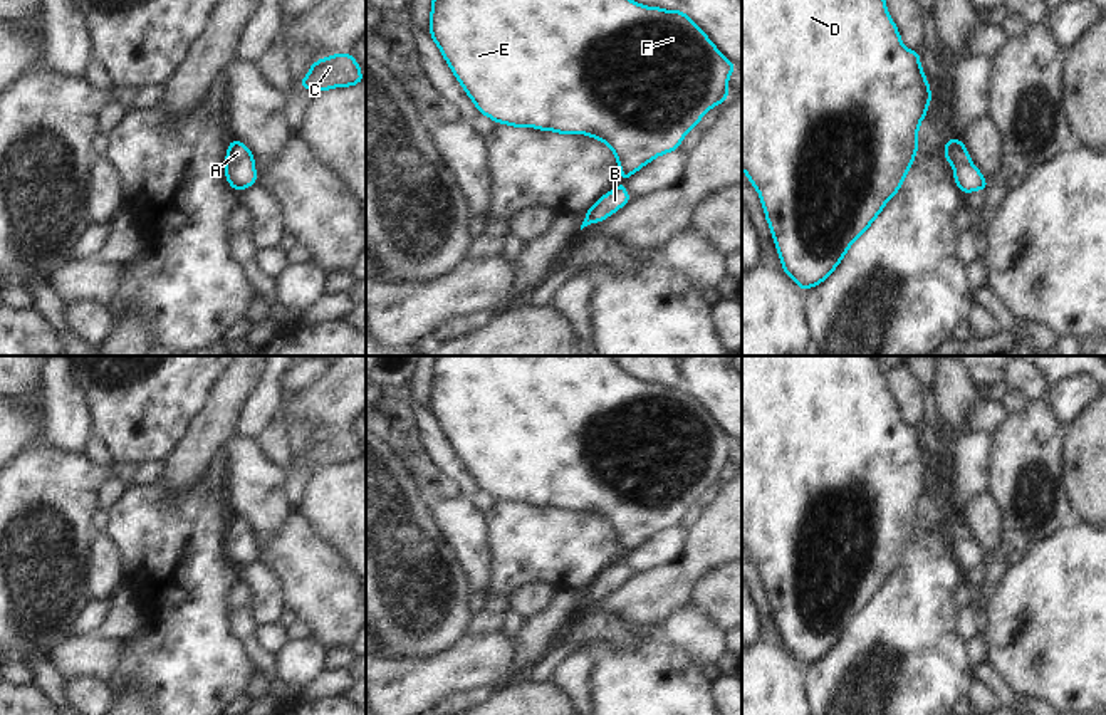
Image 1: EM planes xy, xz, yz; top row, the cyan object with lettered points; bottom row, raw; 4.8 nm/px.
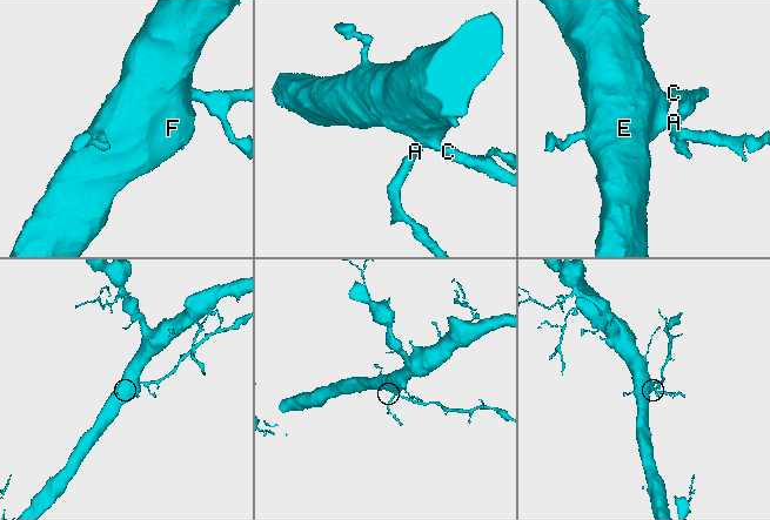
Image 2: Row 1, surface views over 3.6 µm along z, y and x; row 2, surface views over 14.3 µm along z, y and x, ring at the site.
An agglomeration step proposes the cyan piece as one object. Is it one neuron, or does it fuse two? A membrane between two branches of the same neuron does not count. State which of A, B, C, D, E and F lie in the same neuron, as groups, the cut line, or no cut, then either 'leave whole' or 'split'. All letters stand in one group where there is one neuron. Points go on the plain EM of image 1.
A B C D E F | no cut | leave whole

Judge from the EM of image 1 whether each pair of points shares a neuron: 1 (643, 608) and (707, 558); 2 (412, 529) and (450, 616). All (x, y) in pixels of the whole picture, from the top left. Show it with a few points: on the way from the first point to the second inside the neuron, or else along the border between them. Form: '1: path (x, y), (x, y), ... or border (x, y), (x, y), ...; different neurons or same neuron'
1: path (658, 593), (692, 563); same neuron
2: path (412, 551), (412, 578), (428, 594); same neuron

